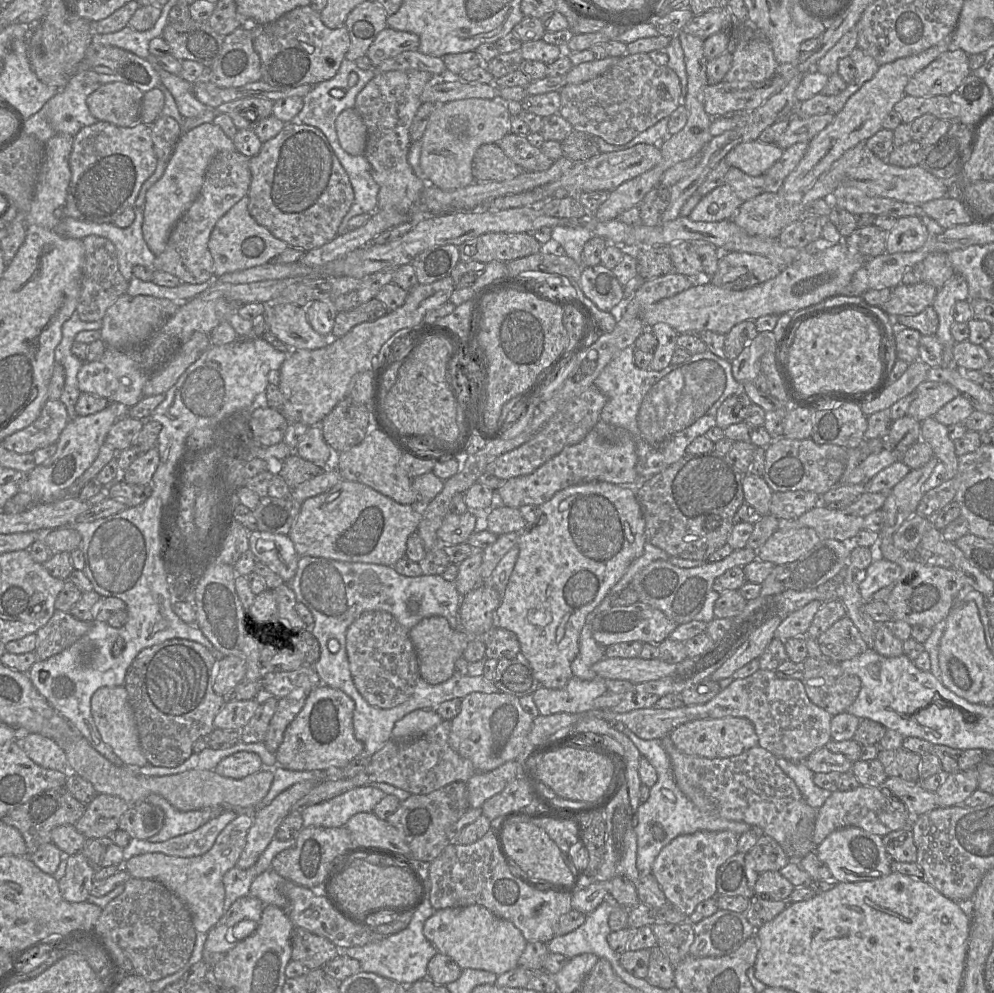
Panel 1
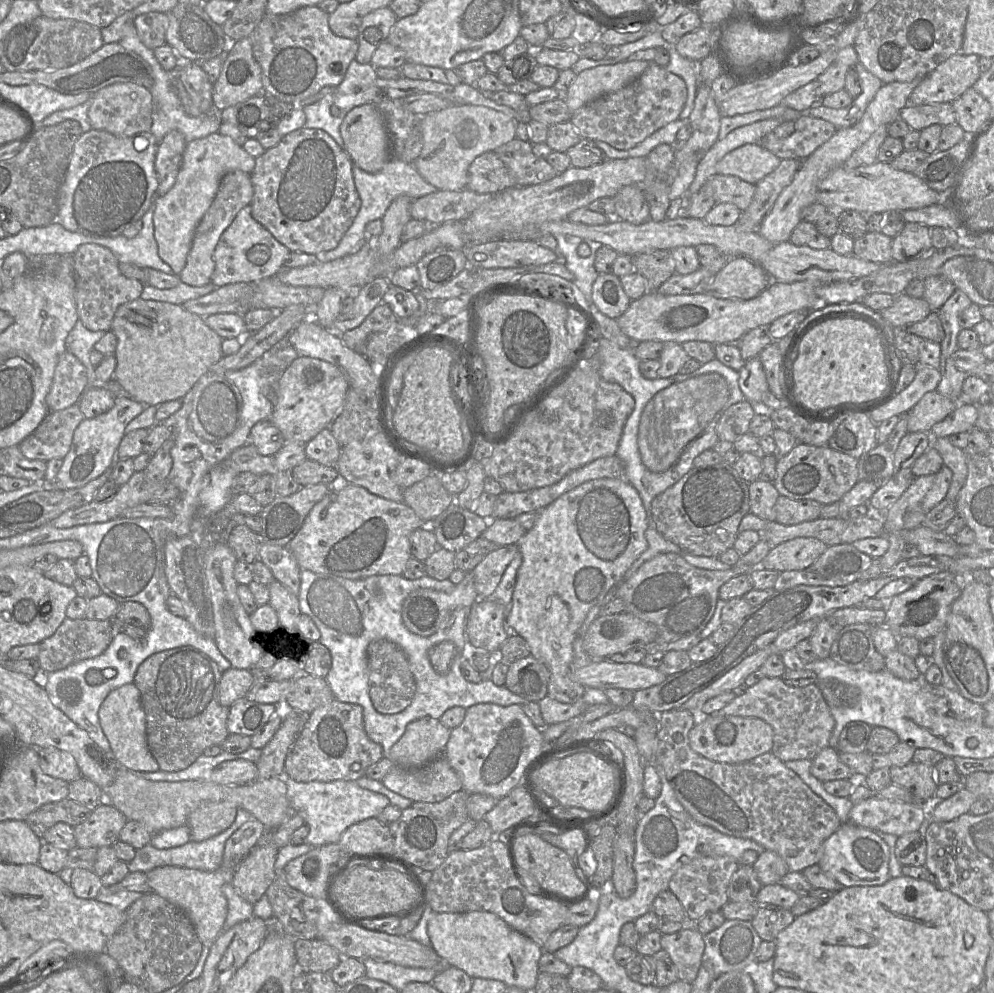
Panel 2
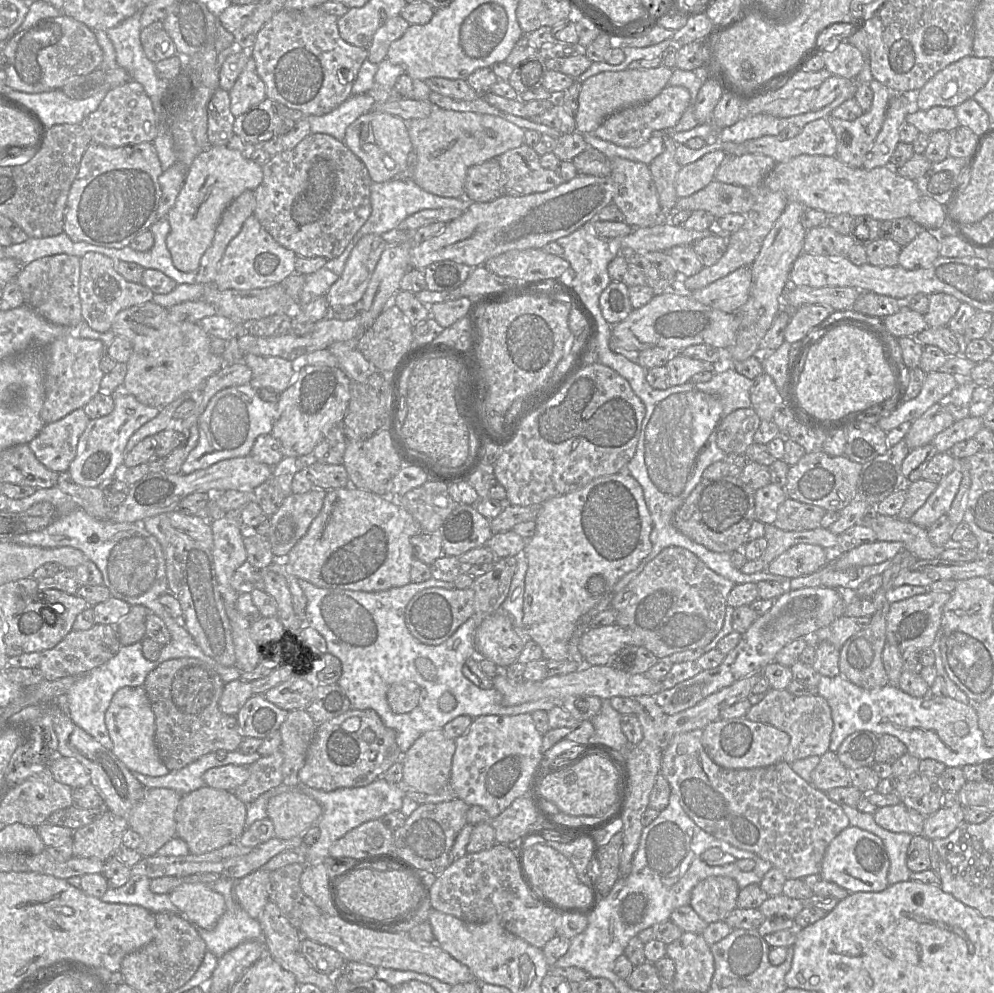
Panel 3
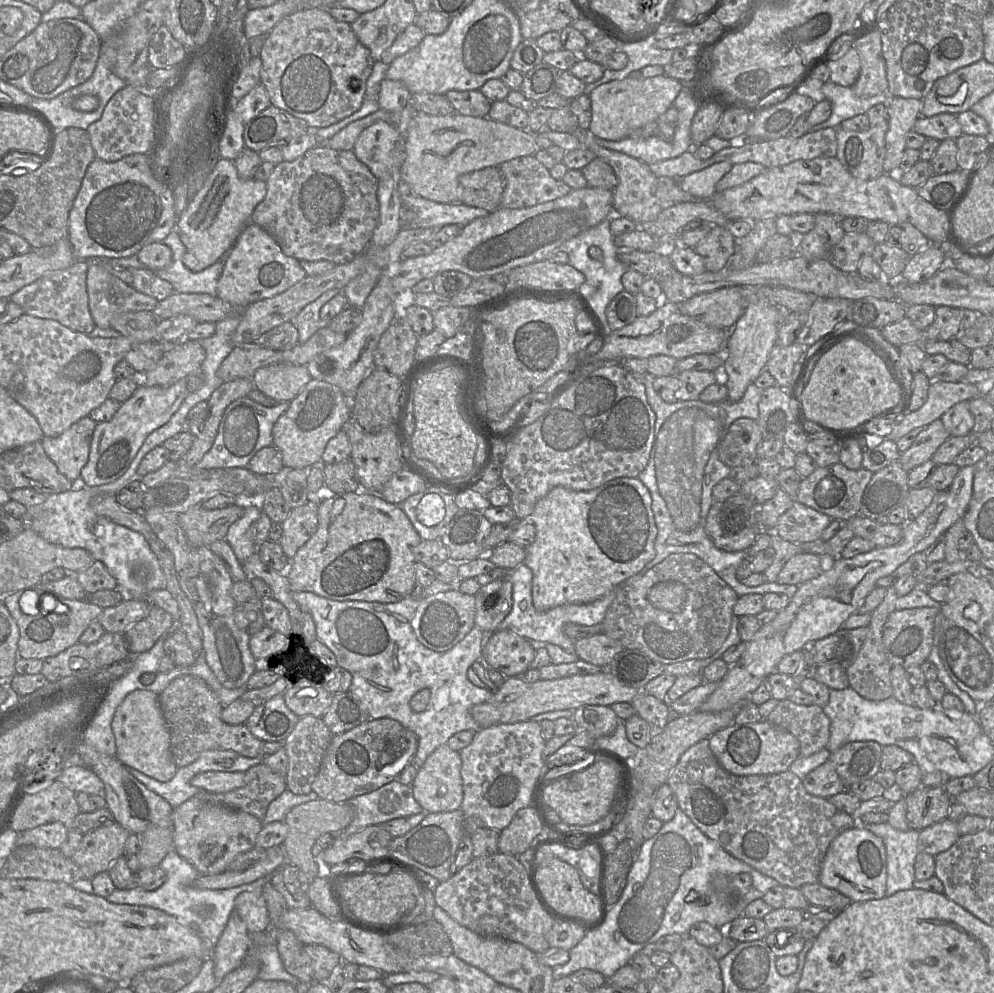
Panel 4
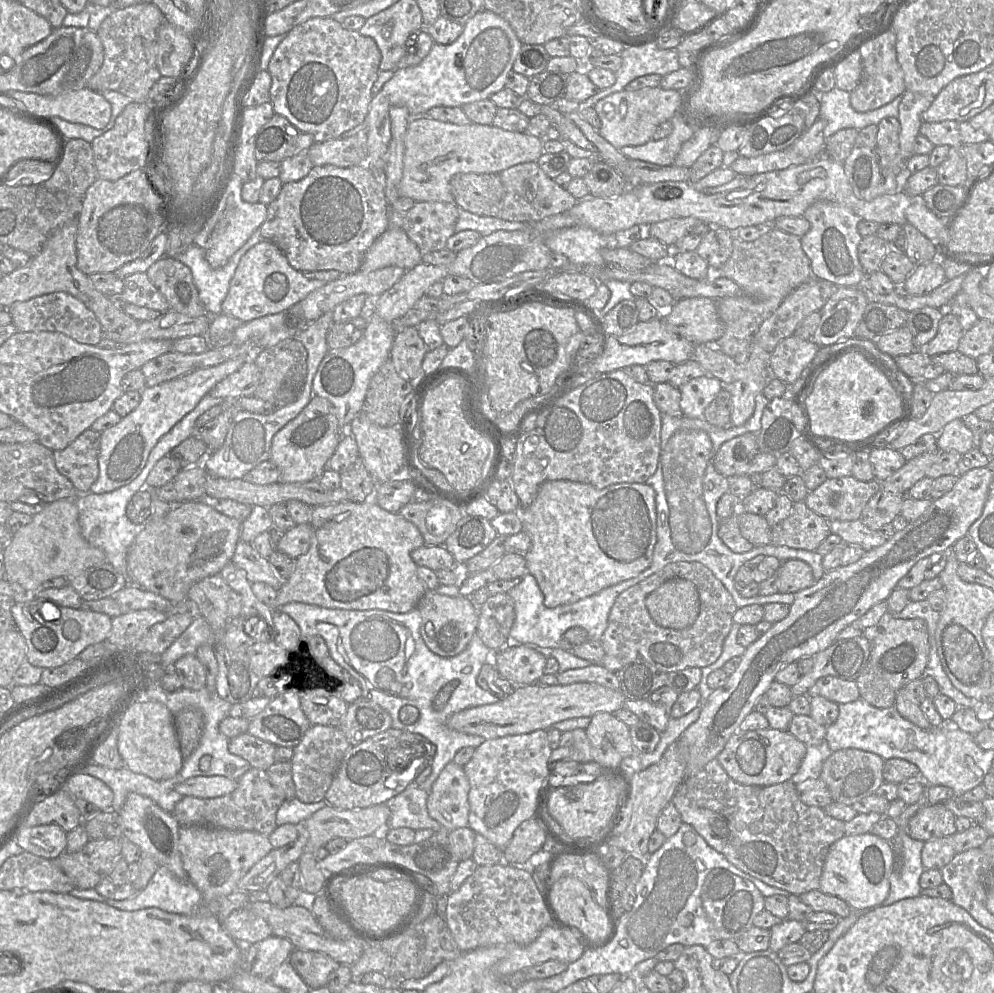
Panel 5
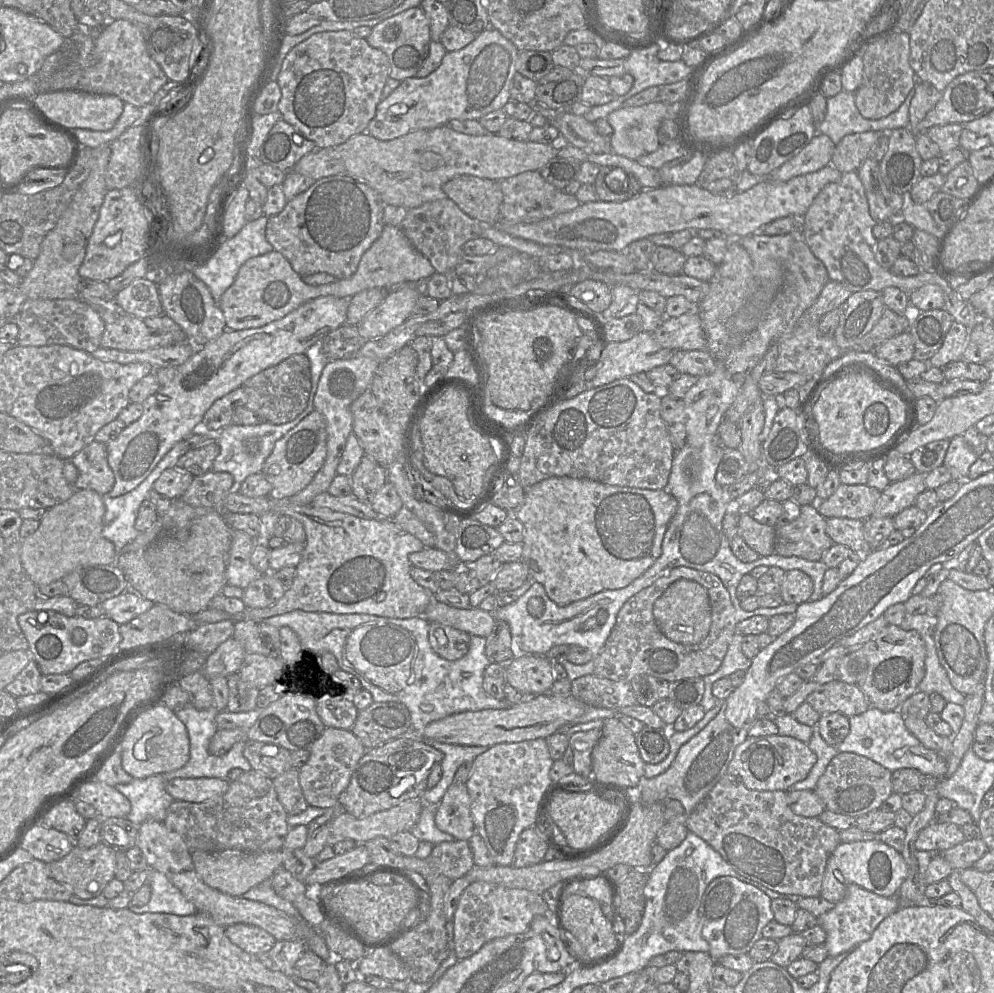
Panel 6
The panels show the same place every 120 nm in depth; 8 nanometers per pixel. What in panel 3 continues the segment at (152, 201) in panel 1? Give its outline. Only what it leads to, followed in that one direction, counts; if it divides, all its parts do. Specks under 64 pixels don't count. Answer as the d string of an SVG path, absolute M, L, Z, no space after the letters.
M211 146L193 160L176 201L166 216L170 224L166 246L178 270L186 273L197 271L225 209L244 191L254 191L262 179L262 168L257 163L228 146Z

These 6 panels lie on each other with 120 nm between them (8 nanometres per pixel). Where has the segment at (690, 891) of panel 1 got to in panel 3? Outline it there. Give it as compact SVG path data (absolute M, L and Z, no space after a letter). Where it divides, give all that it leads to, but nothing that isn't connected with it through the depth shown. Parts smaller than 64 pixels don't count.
M711 876L692 889L689 906L707 924L724 921L736 908L738 892L738 884L733 878Z

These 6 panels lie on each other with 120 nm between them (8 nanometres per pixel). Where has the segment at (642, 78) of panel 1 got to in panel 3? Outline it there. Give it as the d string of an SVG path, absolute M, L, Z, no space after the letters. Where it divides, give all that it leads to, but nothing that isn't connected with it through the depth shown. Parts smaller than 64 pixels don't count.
M668 84L653 99L624 108L605 118L593 135L618 146L639 147L649 140L654 131L671 131L681 119L689 101L690 94L685 87Z

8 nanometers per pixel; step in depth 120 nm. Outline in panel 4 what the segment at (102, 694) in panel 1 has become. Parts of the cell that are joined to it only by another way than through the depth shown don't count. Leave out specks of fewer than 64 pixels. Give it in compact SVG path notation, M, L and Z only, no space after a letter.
M149 690L130 692L115 711L112 731L116 741L116 758L126 767L134 768L160 782L167 782L175 776L178 768L171 755L170 734L158 694Z

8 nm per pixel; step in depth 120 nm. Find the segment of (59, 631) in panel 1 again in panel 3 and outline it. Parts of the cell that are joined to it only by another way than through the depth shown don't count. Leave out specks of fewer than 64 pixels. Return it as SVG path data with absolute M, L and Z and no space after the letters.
M95 623L88 630L72 629L54 648L41 652L39 668L43 678L48 681L84 674L116 656L121 646L113 625Z

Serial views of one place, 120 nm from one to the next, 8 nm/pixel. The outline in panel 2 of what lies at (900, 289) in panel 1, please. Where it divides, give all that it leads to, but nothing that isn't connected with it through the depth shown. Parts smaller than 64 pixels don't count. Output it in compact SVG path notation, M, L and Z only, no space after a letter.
M900 293L895 296L891 307L881 310L881 315L889 325L899 329L924 320L930 312L930 306L924 298L913 298Z

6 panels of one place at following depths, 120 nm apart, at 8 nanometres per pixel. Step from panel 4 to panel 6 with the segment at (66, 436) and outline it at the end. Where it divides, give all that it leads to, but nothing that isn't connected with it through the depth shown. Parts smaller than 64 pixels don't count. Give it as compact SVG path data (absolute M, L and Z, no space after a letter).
M94 440L72 456L70 461L79 472L73 484L75 489L94 490L101 495L111 491L115 476L108 464L106 444Z

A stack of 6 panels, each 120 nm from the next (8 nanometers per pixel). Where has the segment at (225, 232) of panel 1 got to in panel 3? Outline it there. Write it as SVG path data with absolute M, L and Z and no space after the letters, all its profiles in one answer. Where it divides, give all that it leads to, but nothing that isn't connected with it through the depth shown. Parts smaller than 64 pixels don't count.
M252 214L228 244L214 285L220 290L250 290L278 285L295 272L295 259L296 254L278 244Z

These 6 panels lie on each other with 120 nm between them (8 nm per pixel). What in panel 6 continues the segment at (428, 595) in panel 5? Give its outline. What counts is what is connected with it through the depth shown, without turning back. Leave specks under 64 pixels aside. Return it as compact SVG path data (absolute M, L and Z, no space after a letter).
M439 622L429 623L429 643L440 657L455 661L468 652L470 634Z

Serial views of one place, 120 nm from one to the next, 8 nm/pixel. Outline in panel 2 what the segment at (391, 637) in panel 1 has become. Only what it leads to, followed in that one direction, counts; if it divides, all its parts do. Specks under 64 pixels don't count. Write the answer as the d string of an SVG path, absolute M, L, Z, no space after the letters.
M378 639L368 645L366 655L373 707L382 714L396 714L406 709L415 695L415 680L404 651L387 639Z

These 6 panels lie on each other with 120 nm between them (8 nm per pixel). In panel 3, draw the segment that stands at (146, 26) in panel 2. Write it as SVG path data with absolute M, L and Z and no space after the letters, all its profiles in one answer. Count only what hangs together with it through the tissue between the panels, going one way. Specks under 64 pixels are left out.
M155 21L140 31L140 40L146 56L154 63L176 55L176 47L165 30L163 21Z

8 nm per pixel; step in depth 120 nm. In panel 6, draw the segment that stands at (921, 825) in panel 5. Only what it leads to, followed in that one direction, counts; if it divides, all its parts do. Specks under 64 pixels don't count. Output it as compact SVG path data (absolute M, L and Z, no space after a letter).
M932 822L922 829L915 841L917 851L940 853L952 848L965 839L961 827L952 823Z

